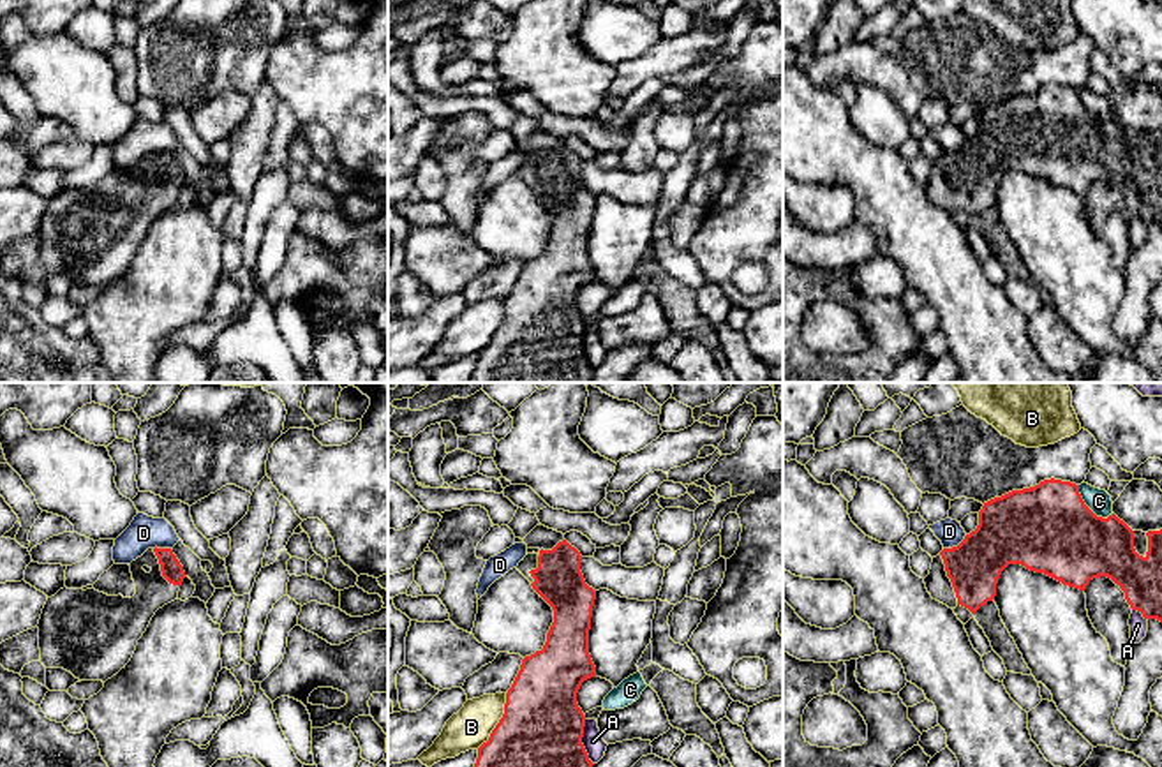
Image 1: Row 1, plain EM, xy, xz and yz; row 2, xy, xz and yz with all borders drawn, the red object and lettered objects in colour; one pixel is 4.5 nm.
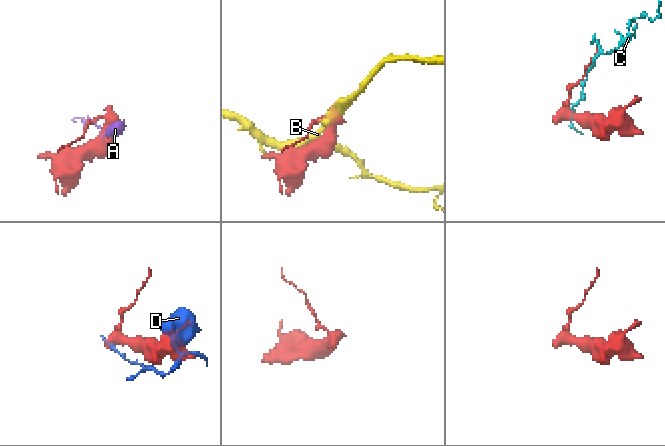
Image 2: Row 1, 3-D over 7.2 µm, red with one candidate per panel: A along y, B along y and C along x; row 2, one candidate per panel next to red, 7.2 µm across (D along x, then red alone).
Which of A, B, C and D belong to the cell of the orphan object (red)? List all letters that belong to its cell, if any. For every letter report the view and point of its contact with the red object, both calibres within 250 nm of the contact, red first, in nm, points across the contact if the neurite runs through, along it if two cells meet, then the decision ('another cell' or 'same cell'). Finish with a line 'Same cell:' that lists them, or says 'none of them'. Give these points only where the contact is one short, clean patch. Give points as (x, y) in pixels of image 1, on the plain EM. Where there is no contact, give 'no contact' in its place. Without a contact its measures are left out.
A: xz (580, 348) | 500/90 nm | another cell
B: xz (499, 327) | 480/180 nm | another cell
C: yz (1088, 113) | 400/110 nm | another cell
D: yz (954, 152) | 280/120 nm | along yz (967, 140), (956, 150), (944, 154) | another cell
Same cell: none of them

